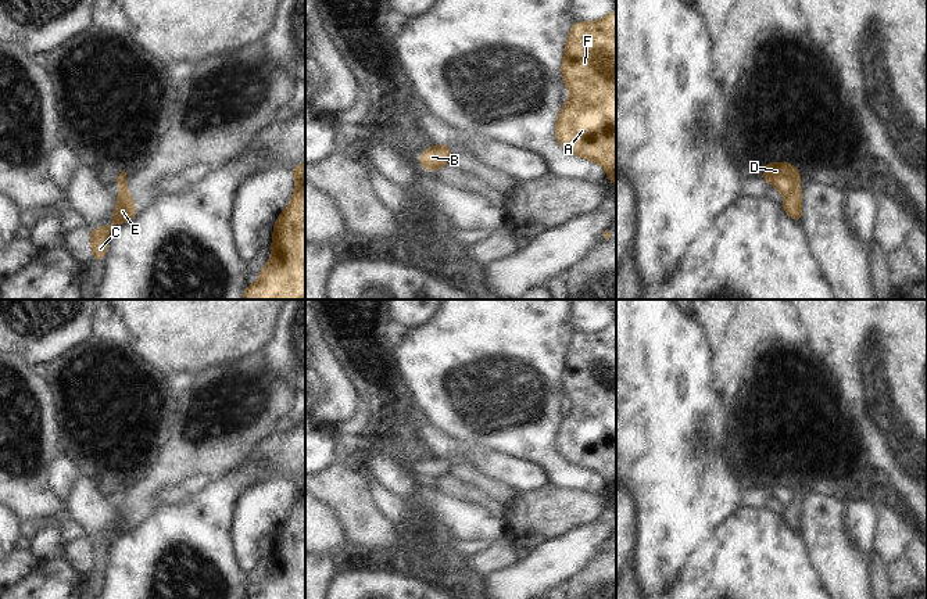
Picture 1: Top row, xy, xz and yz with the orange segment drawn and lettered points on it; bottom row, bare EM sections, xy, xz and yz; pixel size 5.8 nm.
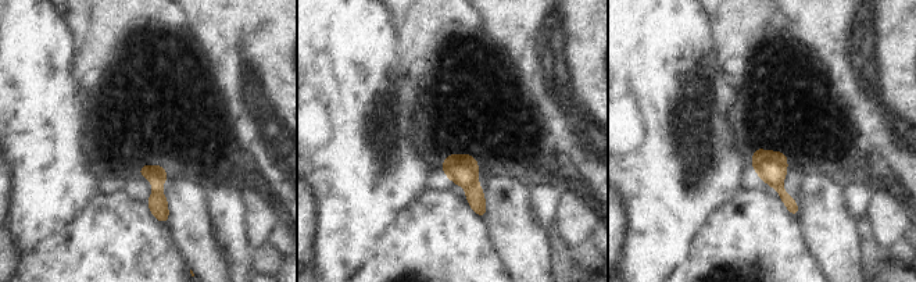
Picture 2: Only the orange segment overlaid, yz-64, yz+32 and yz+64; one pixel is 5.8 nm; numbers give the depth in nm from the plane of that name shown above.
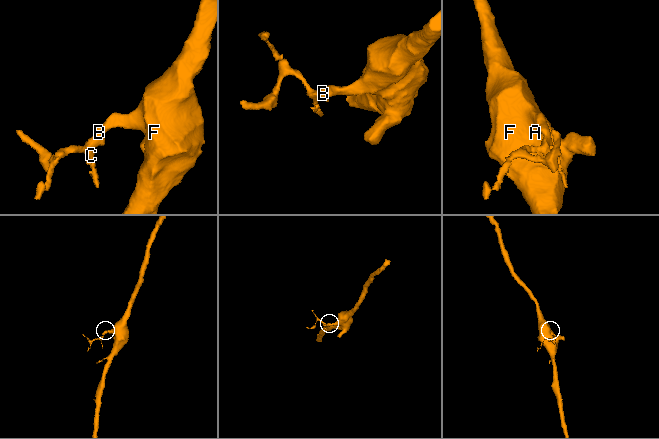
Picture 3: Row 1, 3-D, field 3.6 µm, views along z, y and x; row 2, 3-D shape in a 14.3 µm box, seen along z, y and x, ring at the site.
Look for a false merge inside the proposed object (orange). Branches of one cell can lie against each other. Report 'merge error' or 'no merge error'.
merge error

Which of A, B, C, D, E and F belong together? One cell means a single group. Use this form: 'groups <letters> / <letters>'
groups A B D F / C E

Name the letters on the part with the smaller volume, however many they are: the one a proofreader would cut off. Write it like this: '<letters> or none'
C, E.

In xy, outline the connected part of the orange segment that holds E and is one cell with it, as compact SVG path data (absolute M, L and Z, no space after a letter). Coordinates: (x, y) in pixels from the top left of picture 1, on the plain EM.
M121 496L111 534L100 539L93 539L93 541L89 539L90 549L92 549L92 563L94 570L103 573L108 556L108 545L111 537L129 532L136 527L136 524L137 520L135 517L133 510L129 506L128 498Z

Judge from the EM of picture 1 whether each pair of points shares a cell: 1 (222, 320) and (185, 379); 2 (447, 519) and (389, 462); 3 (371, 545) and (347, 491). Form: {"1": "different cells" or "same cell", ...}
{"1": "different cells", "2": "same cell", "3": "same cell"}

